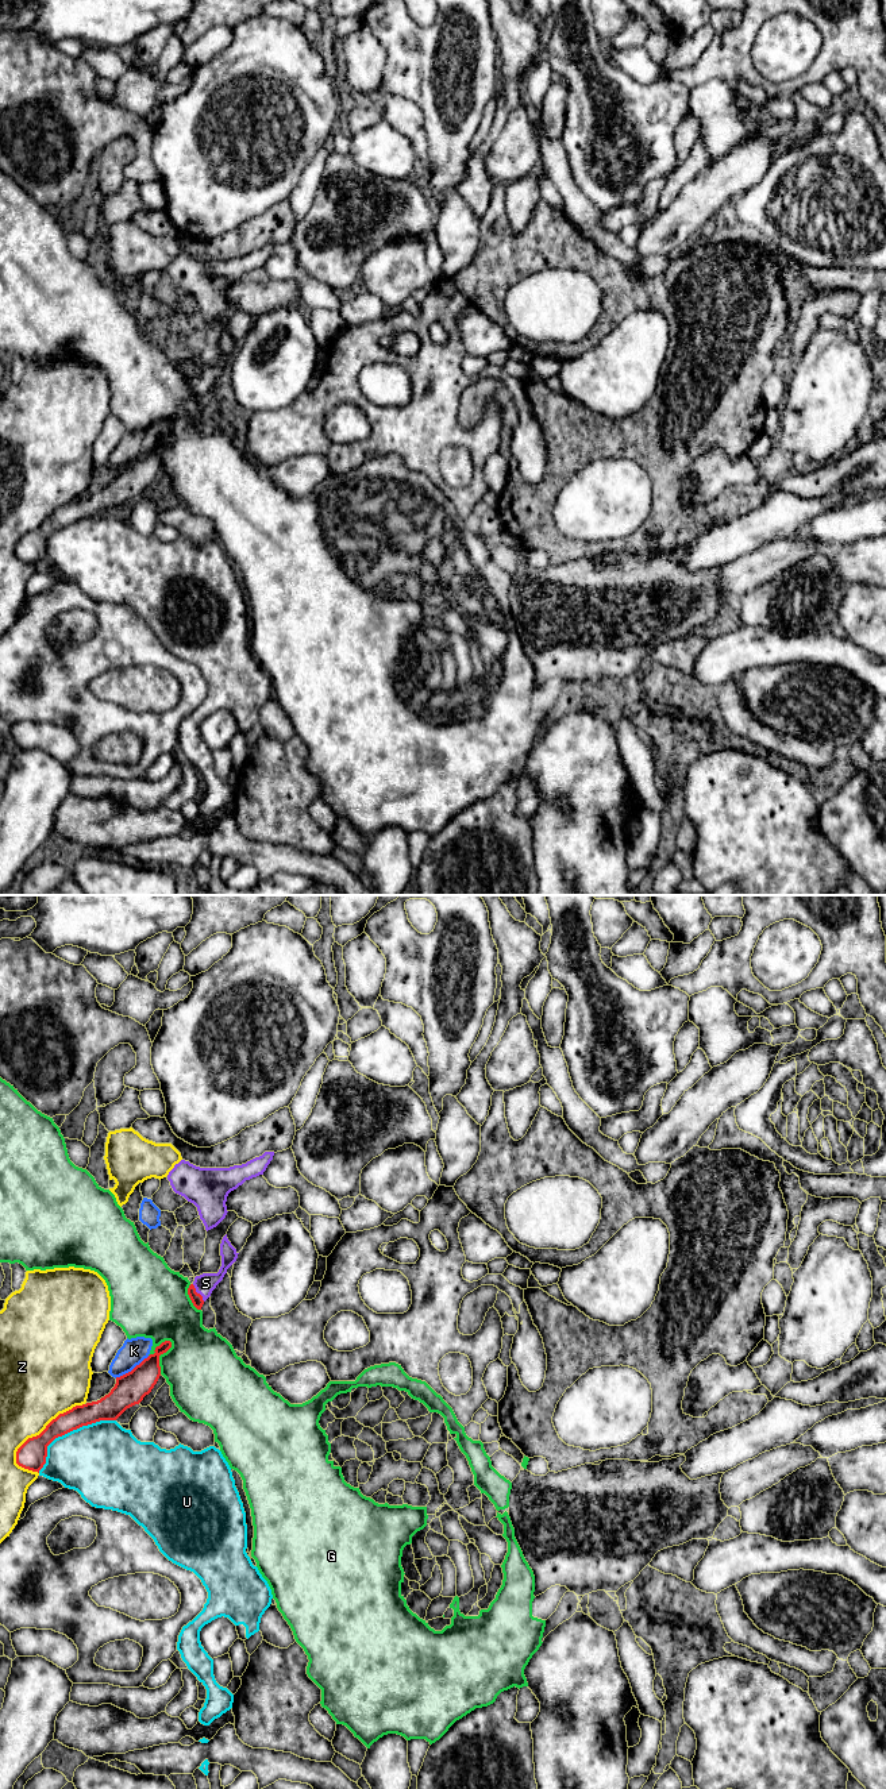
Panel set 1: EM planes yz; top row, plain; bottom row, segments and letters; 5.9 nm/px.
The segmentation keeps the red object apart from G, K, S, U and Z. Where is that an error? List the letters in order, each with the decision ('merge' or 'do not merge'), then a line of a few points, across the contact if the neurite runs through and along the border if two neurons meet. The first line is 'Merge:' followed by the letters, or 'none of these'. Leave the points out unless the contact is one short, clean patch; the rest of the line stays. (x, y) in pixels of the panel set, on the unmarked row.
Merge: S
G: do not merge
K: do not merge
S: merge; line yz (196, 390), (196, 385), (205, 376)
U: do not merge
Z: do not merge

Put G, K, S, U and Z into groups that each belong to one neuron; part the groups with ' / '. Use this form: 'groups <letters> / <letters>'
groups G / K / S / U / Z

